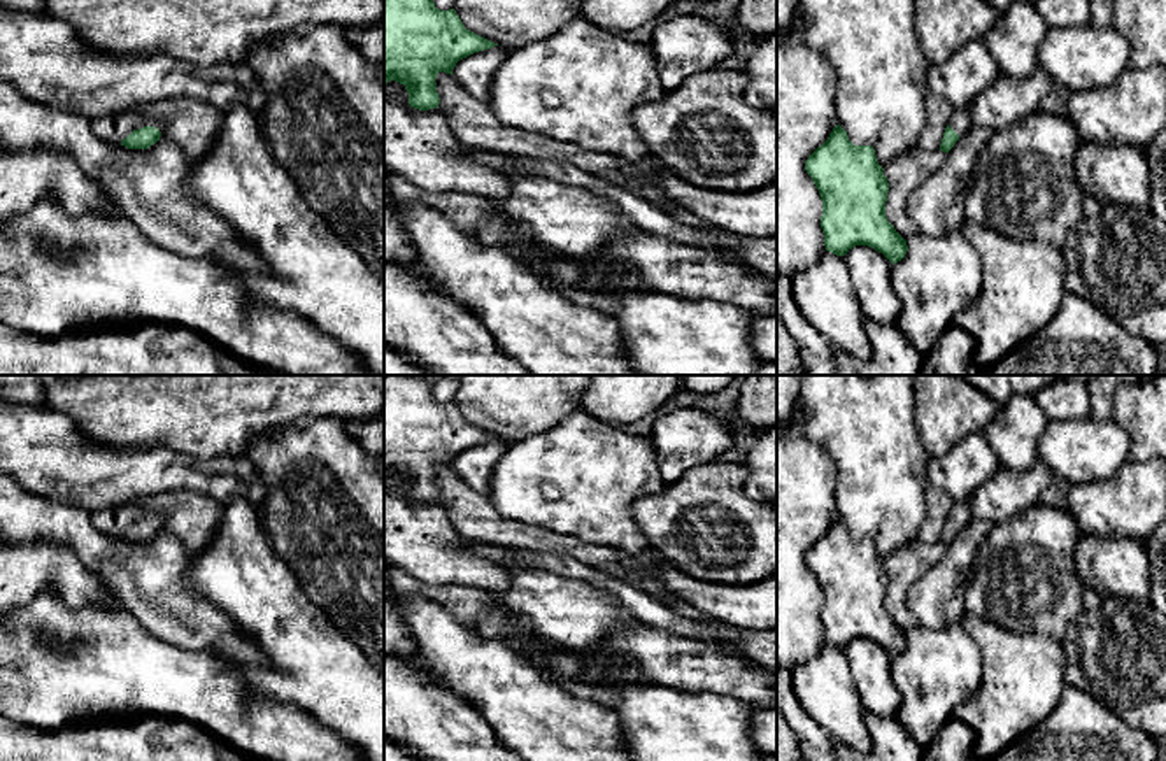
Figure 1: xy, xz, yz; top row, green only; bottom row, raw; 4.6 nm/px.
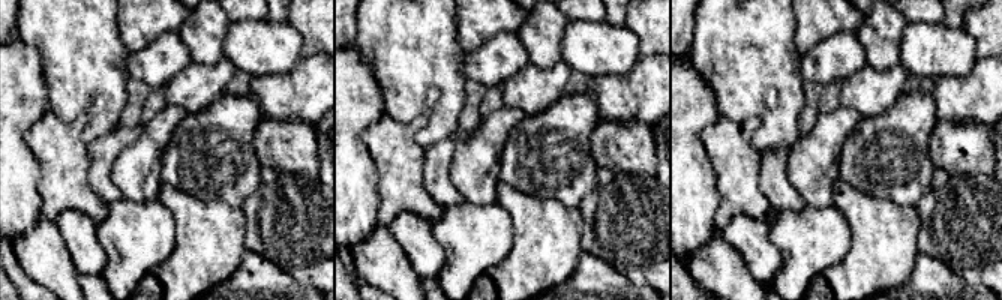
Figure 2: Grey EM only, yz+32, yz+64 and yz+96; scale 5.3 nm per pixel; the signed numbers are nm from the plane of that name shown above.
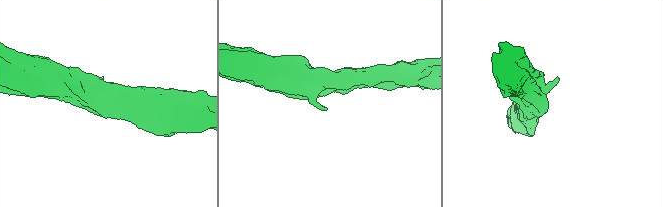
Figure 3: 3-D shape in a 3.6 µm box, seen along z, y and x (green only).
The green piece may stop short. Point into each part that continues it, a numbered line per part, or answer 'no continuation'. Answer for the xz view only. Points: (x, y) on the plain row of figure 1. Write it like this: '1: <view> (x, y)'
no continuation

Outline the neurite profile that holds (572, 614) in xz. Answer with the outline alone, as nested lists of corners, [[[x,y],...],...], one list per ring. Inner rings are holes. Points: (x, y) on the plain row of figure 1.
[[[521,568],[493,605],[523,617],[547,644],[587,652],[607,633],[638,624],[607,589],[549,570]]]

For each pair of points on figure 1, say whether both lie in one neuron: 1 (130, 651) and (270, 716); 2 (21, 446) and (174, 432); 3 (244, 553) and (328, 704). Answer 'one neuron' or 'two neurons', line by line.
1: one neuron
2: two neurons
3: one neuron

